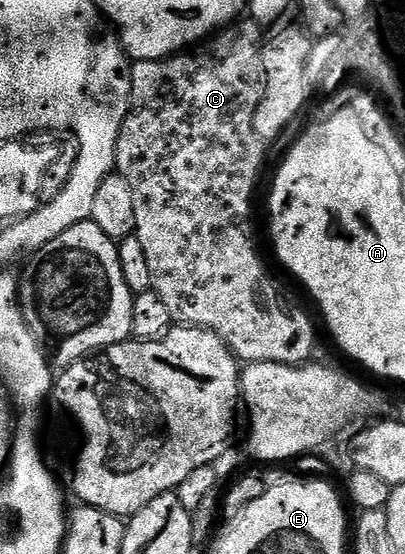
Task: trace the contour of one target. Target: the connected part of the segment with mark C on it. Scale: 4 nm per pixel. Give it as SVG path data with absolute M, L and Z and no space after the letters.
M249 18L242 19L223 27L189 50L166 56L162 60L133 61L130 106L115 146L116 172L128 182L132 210L136 210L133 235L137 236L140 246L144 246L144 258L148 258L148 270L152 270L154 283L152 290L160 294L160 299L168 305L168 310L174 315L175 321L182 326L212 330L229 346L239 361L246 364L276 362L300 365L313 357L310 355L314 352L314 340L310 336L294 336L294 320L290 317L289 310L282 305L282 300L278 297L278 288L274 285L265 262L258 257L258 248L254 245L254 228L250 225L250 203L254 200L254 187L258 184L258 175L261 174L262 163L266 160L267 145L254 125L258 107L265 94L266 74L262 61L263 25Z

